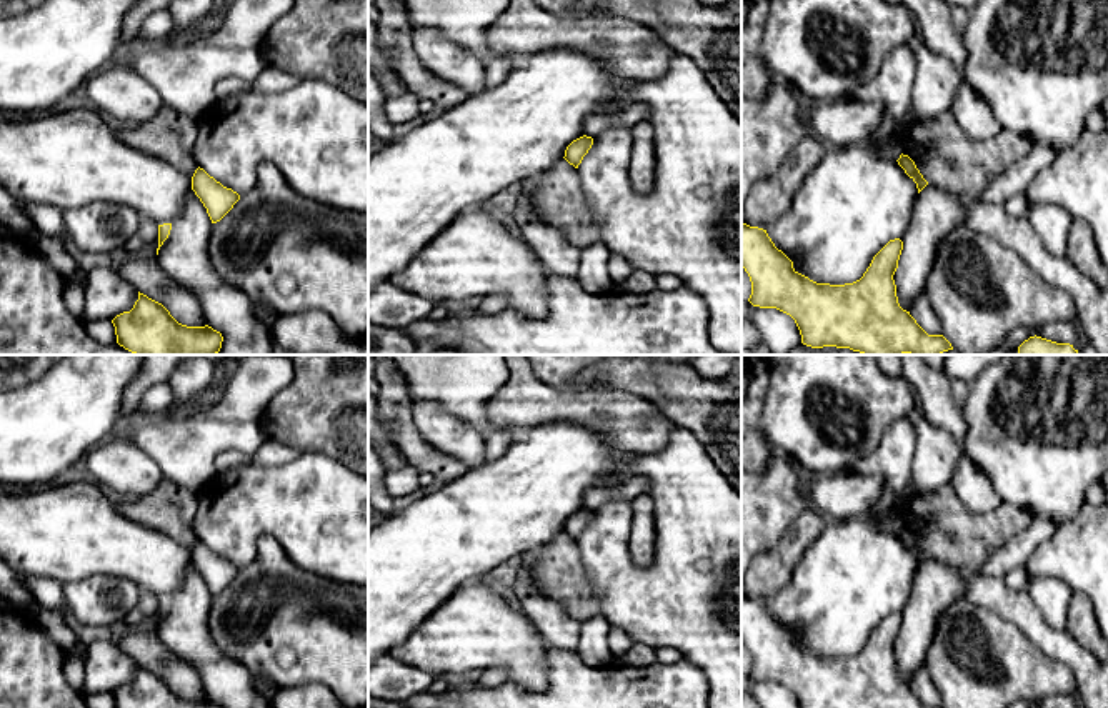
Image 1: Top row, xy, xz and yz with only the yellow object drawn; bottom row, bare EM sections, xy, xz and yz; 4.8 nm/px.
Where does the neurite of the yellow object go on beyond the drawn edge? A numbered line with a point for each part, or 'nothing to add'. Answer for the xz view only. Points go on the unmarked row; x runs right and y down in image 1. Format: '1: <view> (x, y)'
nothing to add

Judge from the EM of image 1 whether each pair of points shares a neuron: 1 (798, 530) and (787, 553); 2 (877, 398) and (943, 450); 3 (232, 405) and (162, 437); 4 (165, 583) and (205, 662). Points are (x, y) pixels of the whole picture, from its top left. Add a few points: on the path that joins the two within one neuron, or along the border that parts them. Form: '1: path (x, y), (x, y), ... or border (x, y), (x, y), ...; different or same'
1: path (798, 535), (790, 548); same
2: border (917, 407), (908, 415); different
3: border (202, 410), (214, 418), (245, 422); different
4: border (192, 563), (185, 570), (184, 582), (170, 595); different

